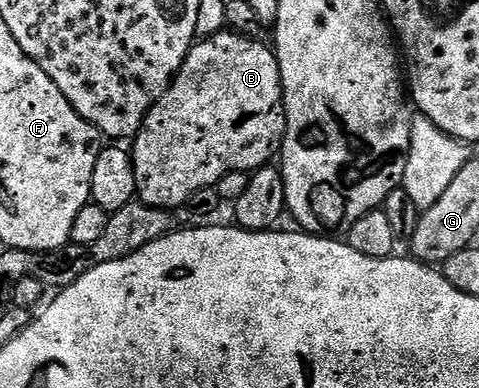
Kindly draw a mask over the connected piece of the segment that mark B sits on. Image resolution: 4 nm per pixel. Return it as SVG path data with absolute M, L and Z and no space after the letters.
M224 31L192 45L173 83L147 112L143 128L133 138L138 200L175 211L178 205L186 206L197 191L215 187L226 173L259 170L272 160L274 153L276 156L287 131L283 80L274 48L259 41L254 36Z

